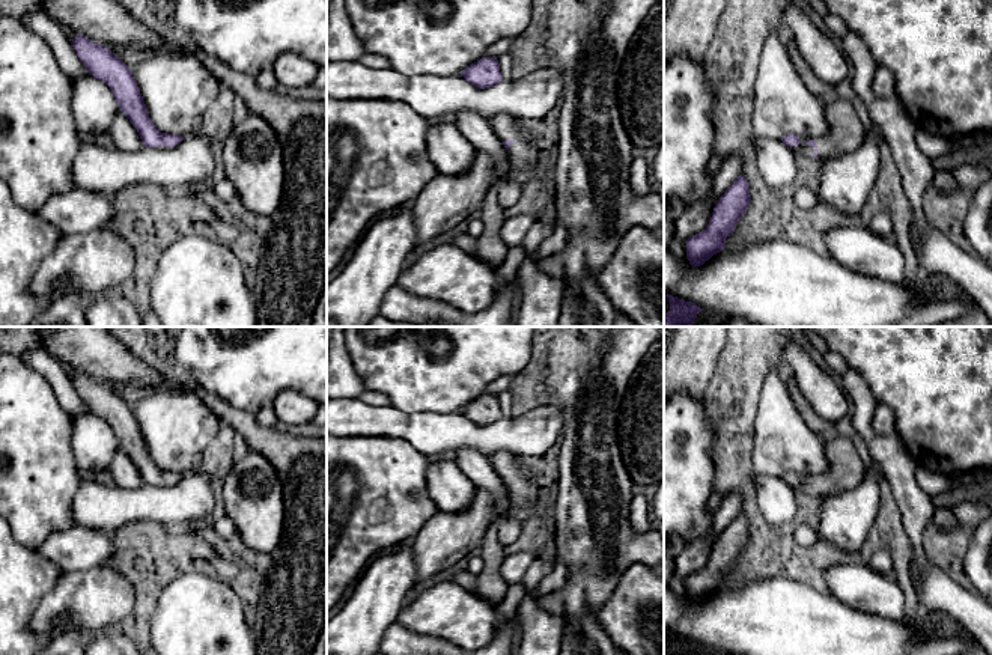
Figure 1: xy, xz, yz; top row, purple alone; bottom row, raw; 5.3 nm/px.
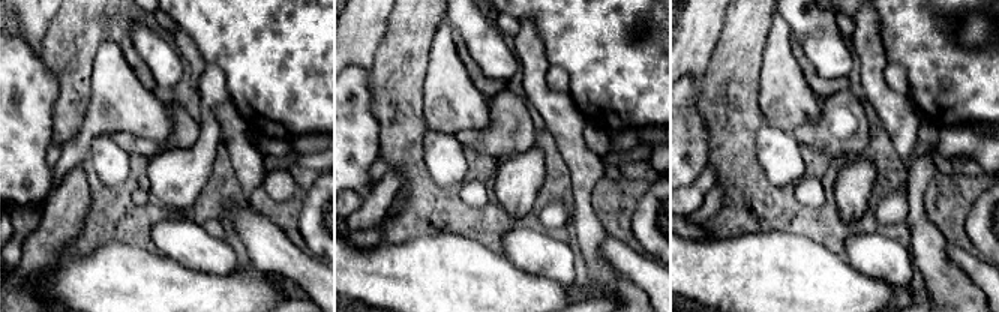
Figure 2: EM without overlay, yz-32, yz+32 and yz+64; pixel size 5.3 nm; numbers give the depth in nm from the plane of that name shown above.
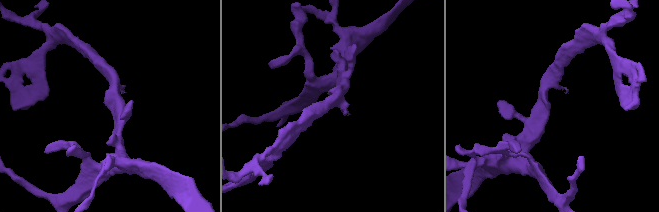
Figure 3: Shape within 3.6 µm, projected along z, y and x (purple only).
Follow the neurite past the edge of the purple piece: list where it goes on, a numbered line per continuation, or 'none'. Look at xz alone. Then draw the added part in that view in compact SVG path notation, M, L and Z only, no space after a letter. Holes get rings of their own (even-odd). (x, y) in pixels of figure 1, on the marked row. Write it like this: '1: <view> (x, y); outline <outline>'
1: xz (523, 155); outline M494 114L488 120L503 142L515 142L506 149L509 178L524 187L533 178L542 152L533 145L533 137L518 126L518 119L509 114Z

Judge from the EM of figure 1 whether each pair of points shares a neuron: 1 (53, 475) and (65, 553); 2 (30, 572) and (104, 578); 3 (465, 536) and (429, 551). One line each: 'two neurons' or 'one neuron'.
1: two neurons
2: two neurons
3: one neuron

